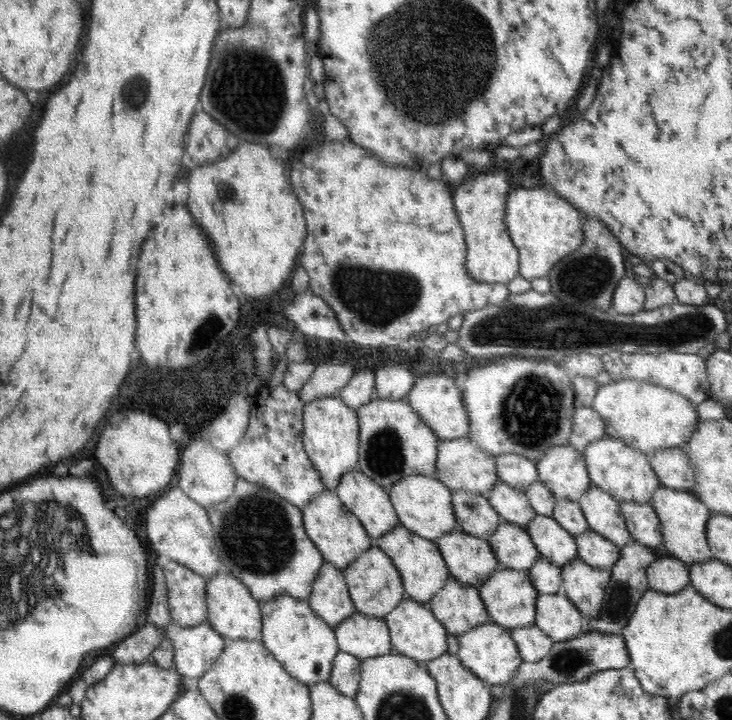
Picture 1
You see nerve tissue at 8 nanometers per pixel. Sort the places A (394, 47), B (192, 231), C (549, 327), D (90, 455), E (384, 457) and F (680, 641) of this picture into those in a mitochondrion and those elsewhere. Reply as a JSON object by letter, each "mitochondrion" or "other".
{"A":"mitochondrion","B":"other","C":"mitochondrion","D":"other","E":"mitochondrion","F":"other"}

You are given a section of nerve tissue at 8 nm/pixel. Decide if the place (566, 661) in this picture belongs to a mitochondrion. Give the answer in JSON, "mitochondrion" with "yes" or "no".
{"mitochondrion":"yes"}

